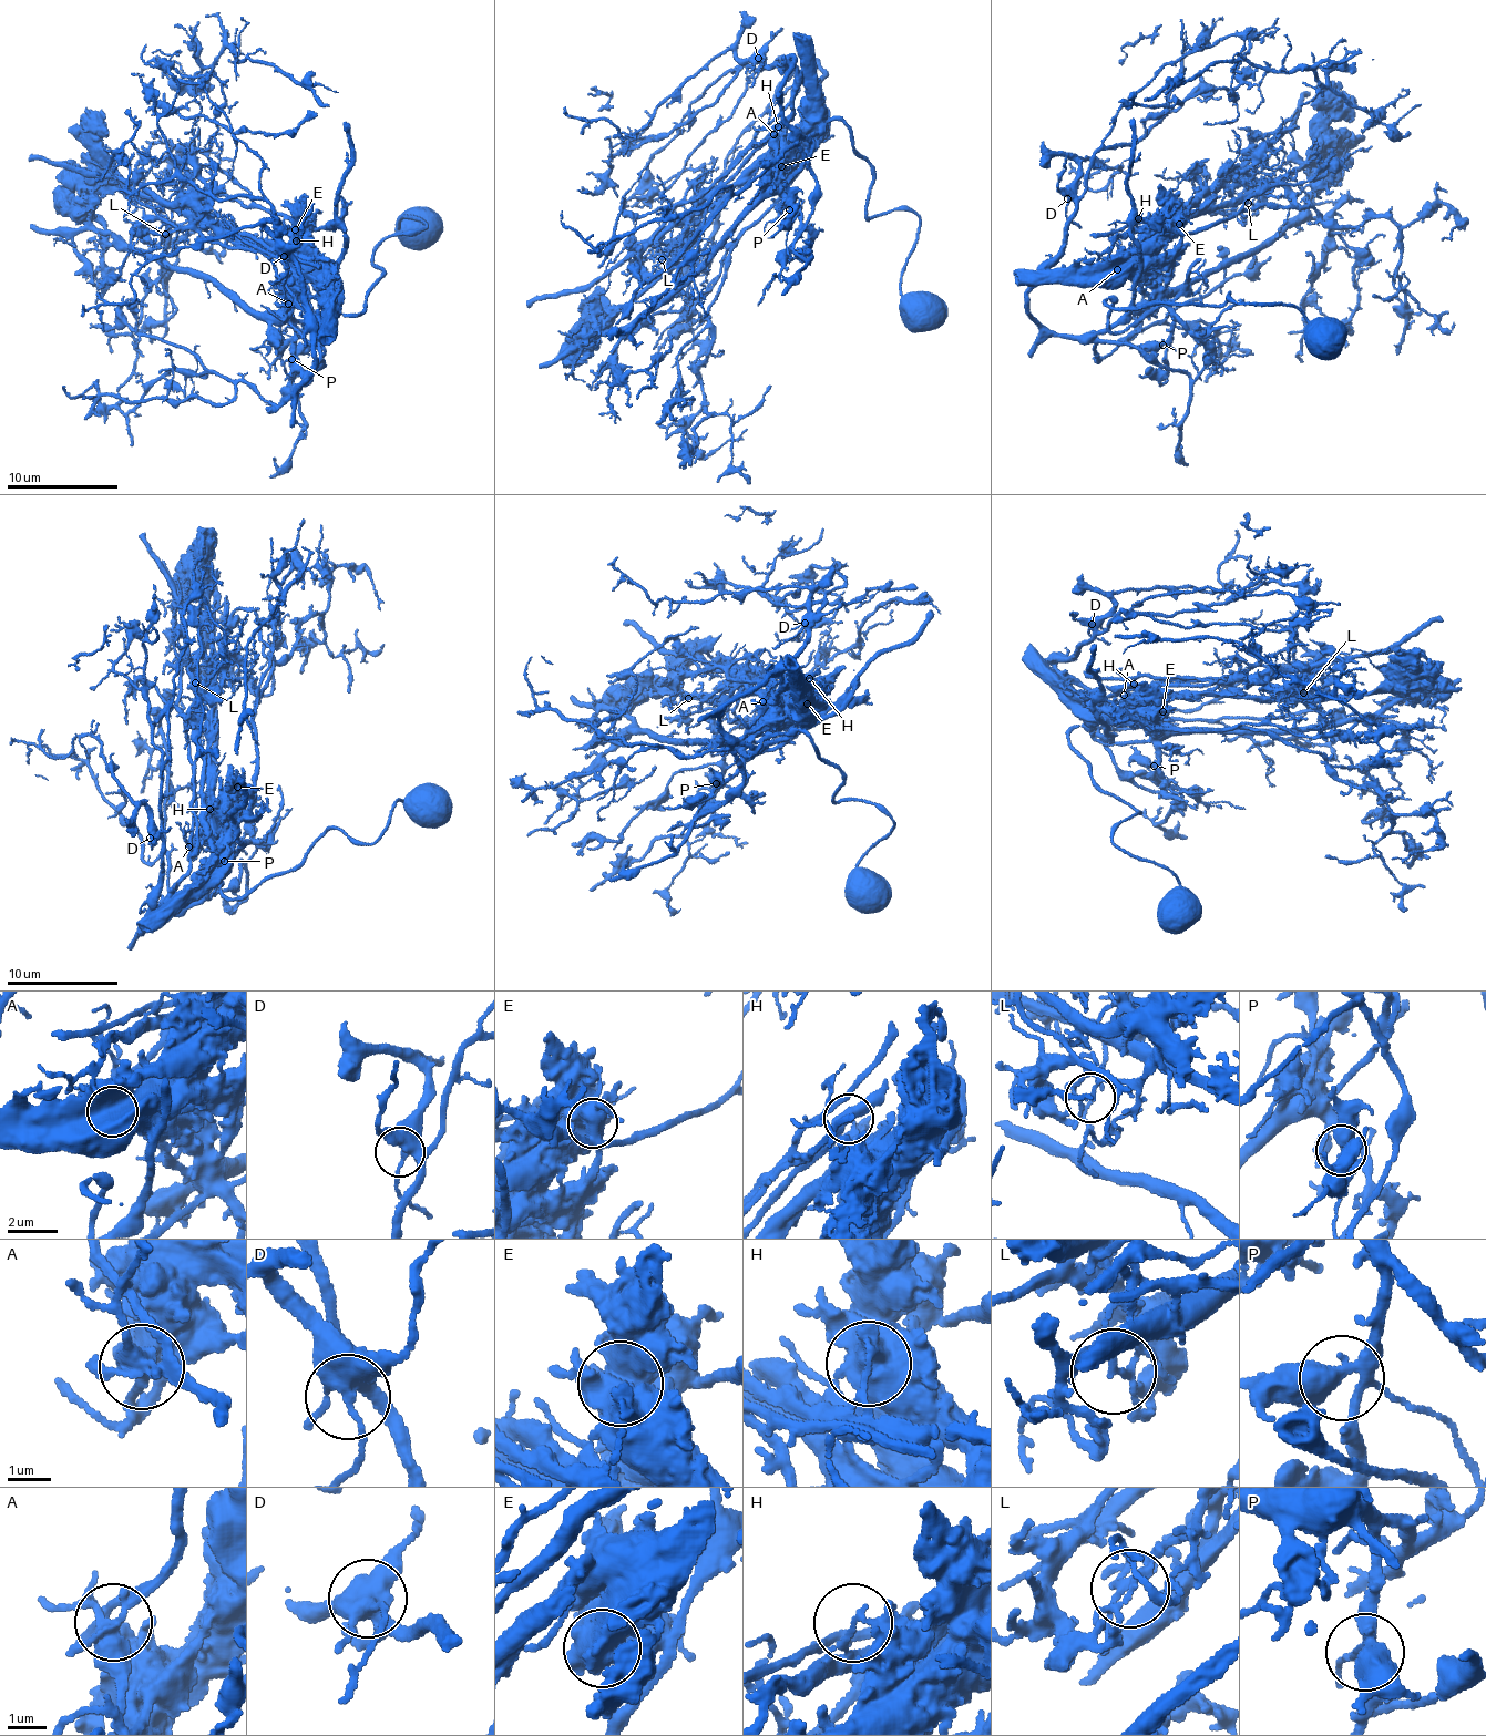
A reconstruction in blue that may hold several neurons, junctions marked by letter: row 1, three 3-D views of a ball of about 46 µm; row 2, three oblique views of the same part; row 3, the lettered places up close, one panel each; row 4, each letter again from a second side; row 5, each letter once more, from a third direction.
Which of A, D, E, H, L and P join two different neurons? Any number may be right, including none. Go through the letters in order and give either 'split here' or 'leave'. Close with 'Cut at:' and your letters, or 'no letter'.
A: split here
D: leave
E: split here
H: split here
L: split here
P: leave
Cut at: A, E, H, L

